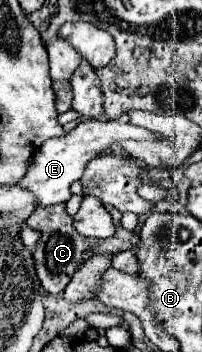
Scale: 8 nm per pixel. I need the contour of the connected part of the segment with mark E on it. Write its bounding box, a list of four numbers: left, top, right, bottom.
[18,120,156,208]

